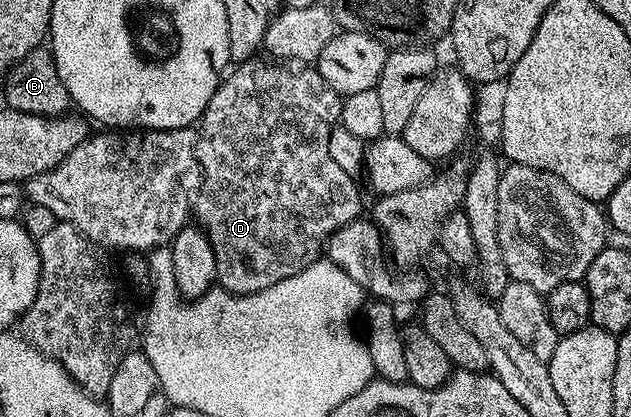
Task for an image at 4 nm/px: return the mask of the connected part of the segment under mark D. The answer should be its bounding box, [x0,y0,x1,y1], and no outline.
[195,60,363,294]

